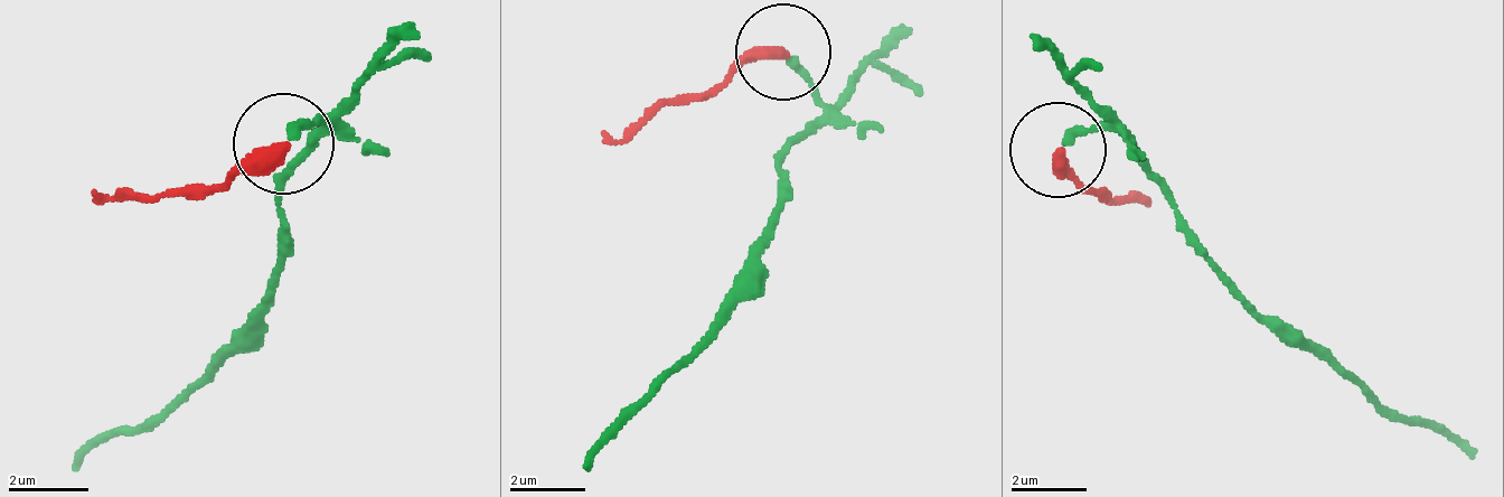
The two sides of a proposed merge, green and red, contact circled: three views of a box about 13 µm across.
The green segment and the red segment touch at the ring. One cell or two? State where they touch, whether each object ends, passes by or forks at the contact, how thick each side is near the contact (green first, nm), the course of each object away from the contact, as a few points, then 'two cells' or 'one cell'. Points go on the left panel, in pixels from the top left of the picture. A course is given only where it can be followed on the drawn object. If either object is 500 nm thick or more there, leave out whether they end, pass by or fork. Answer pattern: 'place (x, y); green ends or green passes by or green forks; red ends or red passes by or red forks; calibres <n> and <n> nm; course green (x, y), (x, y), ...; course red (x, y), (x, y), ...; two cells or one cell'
place (283, 143); green ends; red ends; calibres 240 and 440 nm; course green (285, 141), (326, 131), (275, 202), (285, 242), (275, 302), (144, 423), (74, 463); course red (285, 141), (205, 191), (94, 191); two cells

